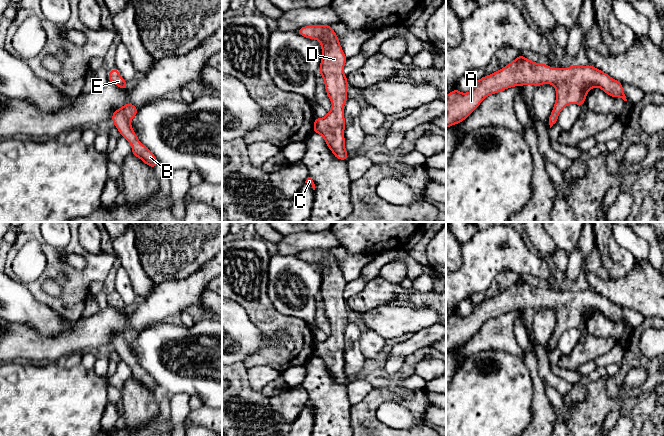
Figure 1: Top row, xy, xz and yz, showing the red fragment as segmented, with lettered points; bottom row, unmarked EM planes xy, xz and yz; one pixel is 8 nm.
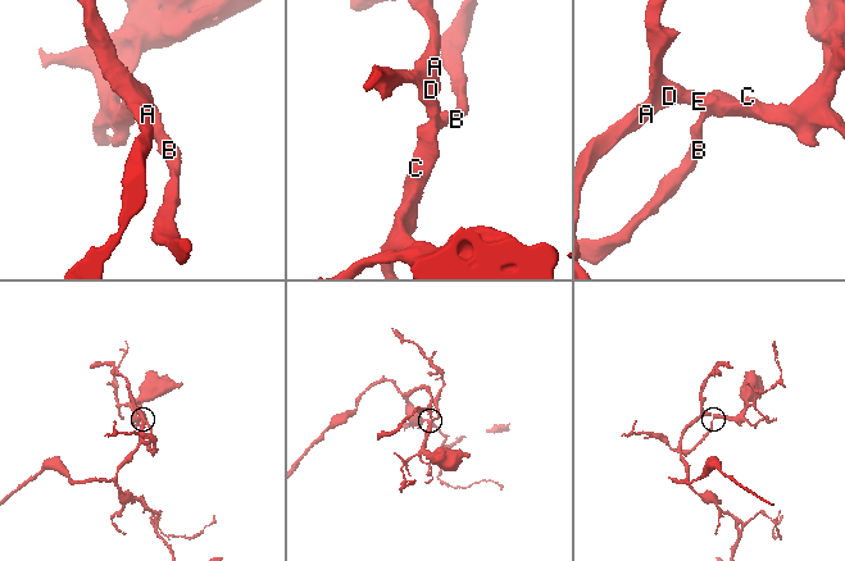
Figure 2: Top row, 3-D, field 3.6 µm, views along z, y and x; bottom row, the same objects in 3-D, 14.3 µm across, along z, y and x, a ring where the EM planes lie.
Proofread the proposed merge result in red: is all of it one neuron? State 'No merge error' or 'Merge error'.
No merge error

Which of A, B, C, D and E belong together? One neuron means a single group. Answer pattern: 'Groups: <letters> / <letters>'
Groups: A B C D E

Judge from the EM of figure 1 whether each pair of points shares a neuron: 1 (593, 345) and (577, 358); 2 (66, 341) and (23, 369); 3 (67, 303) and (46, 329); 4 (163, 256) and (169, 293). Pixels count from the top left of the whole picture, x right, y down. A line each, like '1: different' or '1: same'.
1: same
2: different
3: different
4: different

